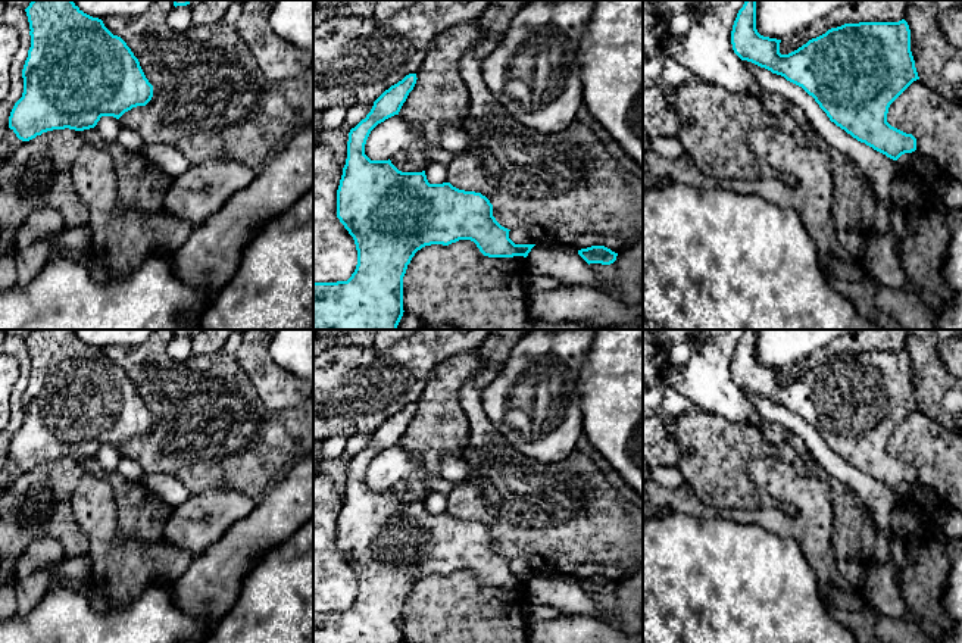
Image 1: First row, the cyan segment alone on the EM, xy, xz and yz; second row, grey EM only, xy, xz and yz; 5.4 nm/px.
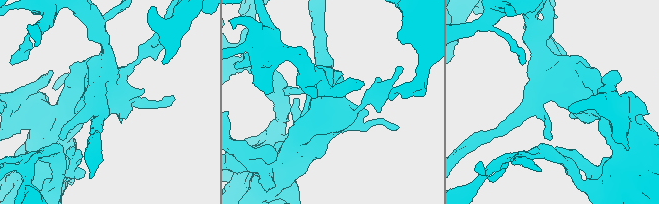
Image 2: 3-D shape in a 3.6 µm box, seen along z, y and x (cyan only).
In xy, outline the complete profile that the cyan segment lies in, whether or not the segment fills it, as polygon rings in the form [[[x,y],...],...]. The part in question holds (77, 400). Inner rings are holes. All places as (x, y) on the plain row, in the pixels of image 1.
[[[32,330],[25,341],[31,377],[22,399],[24,422],[9,446],[9,458],[19,469],[29,471],[53,459],[90,459],[101,446],[119,449],[152,430],[153,415],[138,388],[101,349],[84,343],[72,330]]]

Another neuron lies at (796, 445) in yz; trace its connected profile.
[[[785,430],[785,437],[788,441],[788,450],[790,453],[799,456],[808,466],[809,469],[812,469],[813,466],[819,465],[812,453],[809,452],[809,449],[806,447],[805,441],[802,437],[799,437],[797,434]]]

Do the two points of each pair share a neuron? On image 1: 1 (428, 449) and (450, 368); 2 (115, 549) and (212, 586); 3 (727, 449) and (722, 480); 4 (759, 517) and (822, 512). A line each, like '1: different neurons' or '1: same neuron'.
1: same neuron
2: different neurons
3: same neuron
4: same neuron

